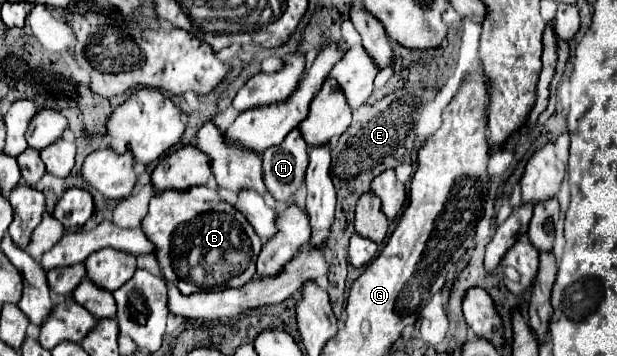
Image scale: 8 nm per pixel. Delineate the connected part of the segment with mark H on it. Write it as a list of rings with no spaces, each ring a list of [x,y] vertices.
[[[291,130],[283,144],[263,152],[263,182],[269,194],[277,202],[293,204],[293,196],[305,180],[307,164],[305,142],[297,136],[297,130]]]

